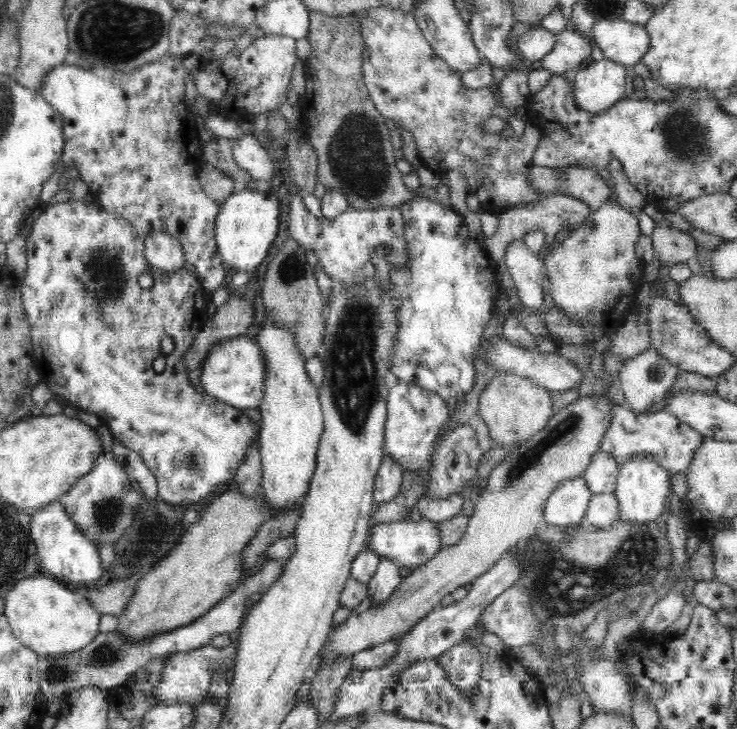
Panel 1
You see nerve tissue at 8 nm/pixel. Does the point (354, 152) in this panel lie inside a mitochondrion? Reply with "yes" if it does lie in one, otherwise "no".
yes

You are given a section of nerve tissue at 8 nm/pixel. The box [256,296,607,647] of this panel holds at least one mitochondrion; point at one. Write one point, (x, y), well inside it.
(558, 434)

